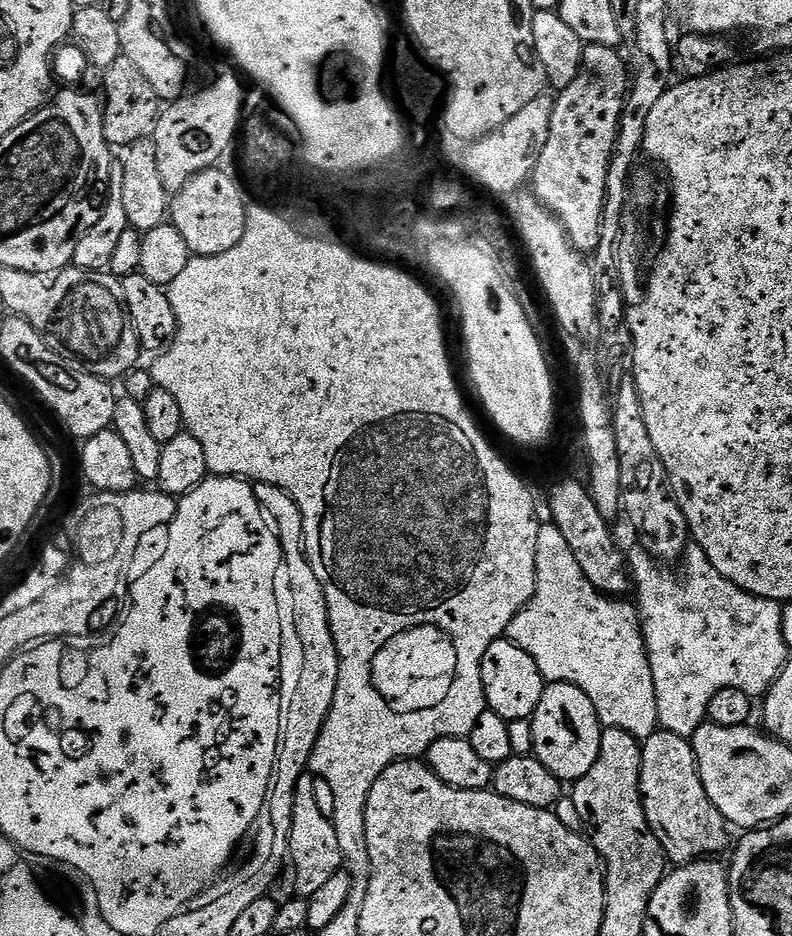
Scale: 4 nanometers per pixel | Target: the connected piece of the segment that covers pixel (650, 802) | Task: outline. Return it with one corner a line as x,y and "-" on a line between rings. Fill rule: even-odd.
658,730
650,739
643,741
640,753
642,754
640,797
644,803
644,813
648,819
650,830
658,838
667,863
679,866
693,864
696,860
719,857
719,852
728,844
730,825
718,810
718,806
714,806
714,802
710,802
710,798
706,794
706,786
702,786
702,778
698,774
698,766
691,743
678,734

